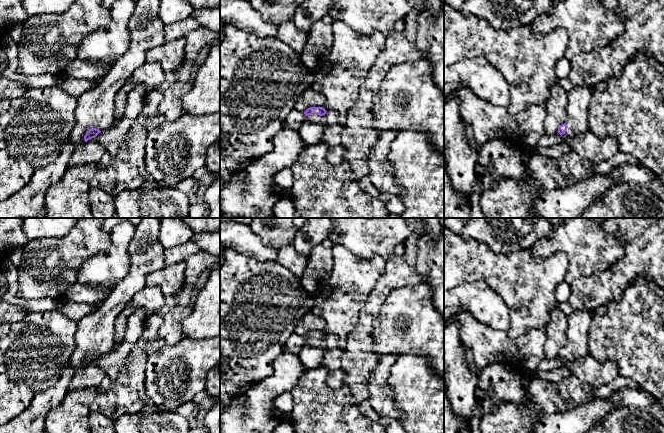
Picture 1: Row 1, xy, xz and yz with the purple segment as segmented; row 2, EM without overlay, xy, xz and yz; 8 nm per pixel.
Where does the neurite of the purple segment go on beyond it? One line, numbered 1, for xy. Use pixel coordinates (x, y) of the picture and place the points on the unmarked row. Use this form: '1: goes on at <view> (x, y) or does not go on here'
1: does not go on here

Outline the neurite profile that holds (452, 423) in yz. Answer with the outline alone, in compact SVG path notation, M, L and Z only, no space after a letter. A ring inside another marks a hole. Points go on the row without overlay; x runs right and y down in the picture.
M444 394L444 433L472 433L470 424L457 416Z

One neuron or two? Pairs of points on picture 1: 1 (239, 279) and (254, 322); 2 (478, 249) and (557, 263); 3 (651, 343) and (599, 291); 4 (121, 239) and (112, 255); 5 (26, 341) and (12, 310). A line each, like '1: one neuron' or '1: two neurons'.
1: one neuron
2: one neuron
3: two neurons
4: one neuron
5: two neurons

